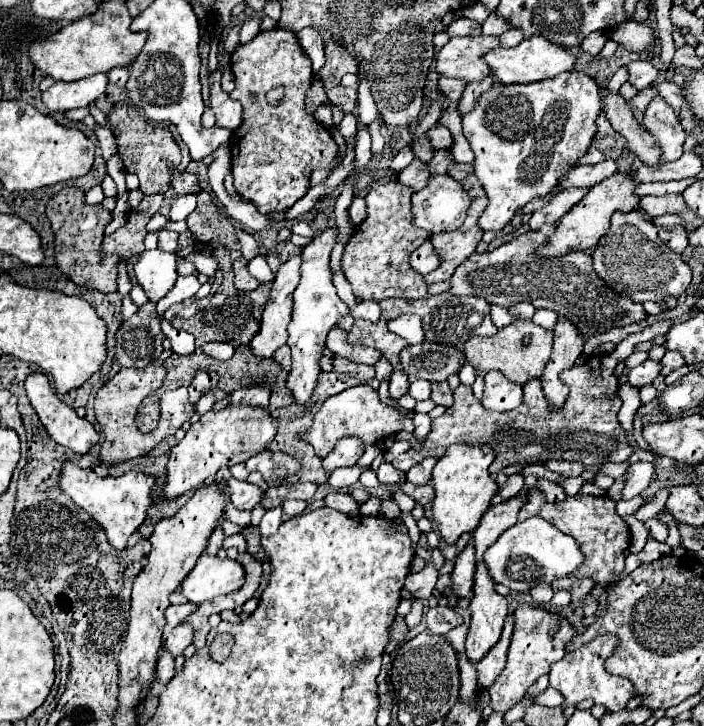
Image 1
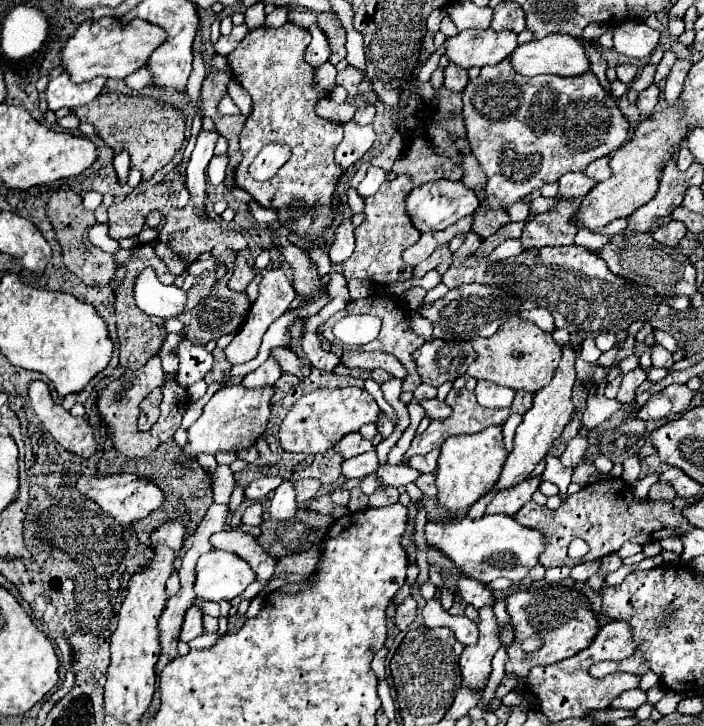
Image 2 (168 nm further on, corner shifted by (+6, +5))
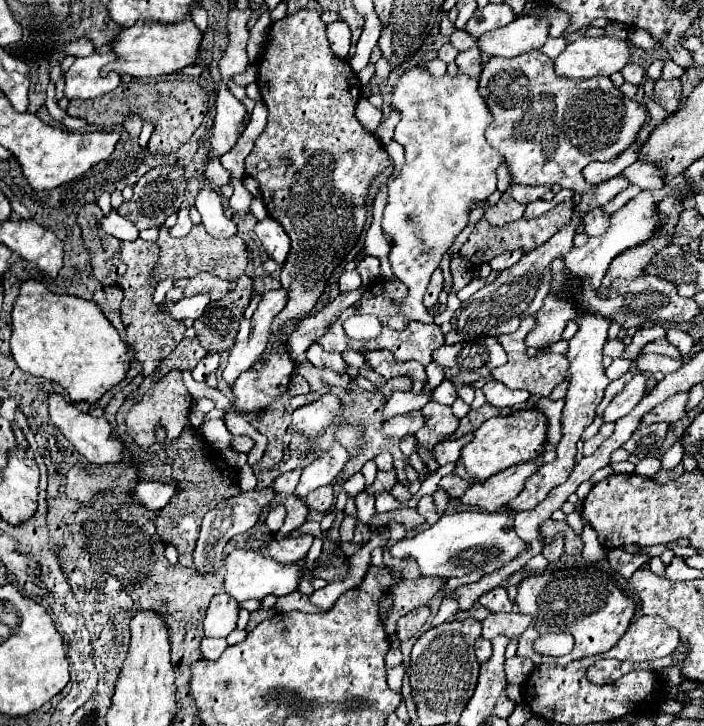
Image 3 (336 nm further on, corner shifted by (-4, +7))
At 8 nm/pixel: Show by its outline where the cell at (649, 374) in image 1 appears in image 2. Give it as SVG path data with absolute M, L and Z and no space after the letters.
M641 367L625 373L625 375L623 375L623 381L621 381L621 387L619 387L619 393L617 393L617 399L619 399L621 403L631 403L635 389L637 389L645 379L647 379L647 373L645 373Z

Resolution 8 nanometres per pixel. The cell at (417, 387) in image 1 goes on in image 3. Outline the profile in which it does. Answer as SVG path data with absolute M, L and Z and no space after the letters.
M443 381L437 389L435 389L435 393L433 393L433 401L437 401L437 403L443 403L443 405L453 405L453 401L457 399L457 389L455 389L455 385L451 383L451 381Z

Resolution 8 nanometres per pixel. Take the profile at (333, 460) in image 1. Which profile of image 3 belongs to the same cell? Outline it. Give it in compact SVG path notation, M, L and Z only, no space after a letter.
M411 411L405 415L395 415L383 423L383 433L387 437L403 439L407 433L415 433L425 421L423 411Z

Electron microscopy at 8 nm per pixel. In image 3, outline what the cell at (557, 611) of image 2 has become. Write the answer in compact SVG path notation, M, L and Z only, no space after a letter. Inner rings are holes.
M571 567L571 569L559 569L553 573L537 573L525 577L517 587L515 605L519 613L531 615L531 625L527 631L519 637L517 655L531 657L535 665L567 665L573 659L591 657L597 653L605 653L611 647L617 645L617 641L627 631L627 625L631 623L637 605L633 597L629 597L623 589L617 587L615 579L595 567ZM547 631L565 631L575 637L575 647L565 657L543 657L533 651L535 639L545 635Z

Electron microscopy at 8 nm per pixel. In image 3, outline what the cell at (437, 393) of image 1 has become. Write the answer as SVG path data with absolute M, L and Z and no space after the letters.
M429 401L423 409L427 413L425 425L415 433L417 445L423 447L433 457L433 447L455 433L459 419L451 413L451 407Z

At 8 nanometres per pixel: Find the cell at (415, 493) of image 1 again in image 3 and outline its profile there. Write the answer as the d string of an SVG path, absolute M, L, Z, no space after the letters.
M449 473L447 477L443 477L443 479L439 481L439 487L445 489L451 497L461 497L469 485L471 485L469 481L461 479L461 477L455 475L455 473Z

